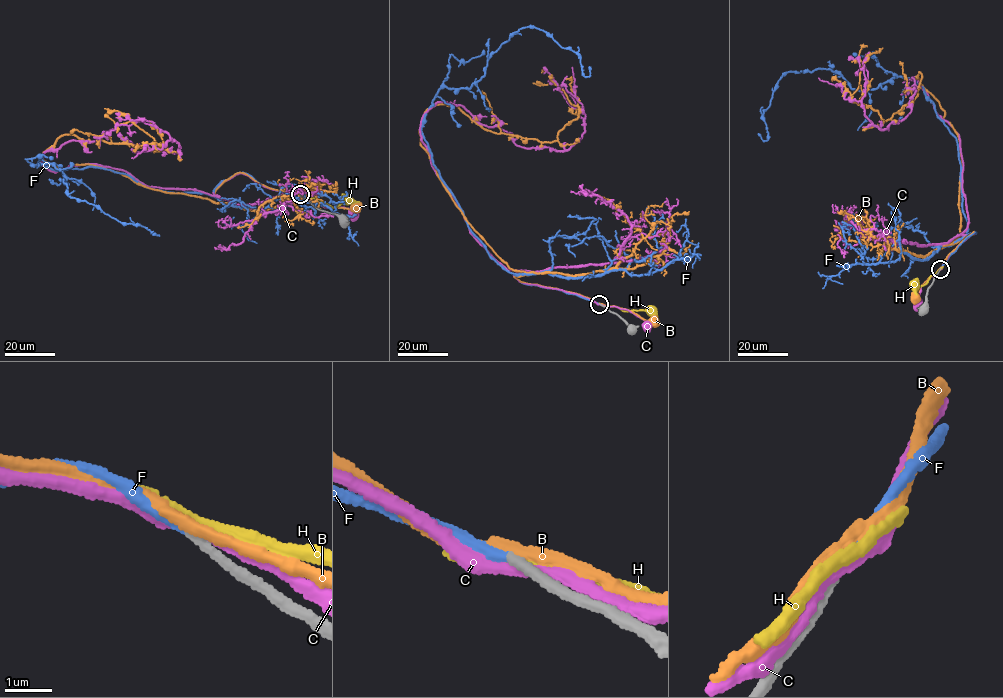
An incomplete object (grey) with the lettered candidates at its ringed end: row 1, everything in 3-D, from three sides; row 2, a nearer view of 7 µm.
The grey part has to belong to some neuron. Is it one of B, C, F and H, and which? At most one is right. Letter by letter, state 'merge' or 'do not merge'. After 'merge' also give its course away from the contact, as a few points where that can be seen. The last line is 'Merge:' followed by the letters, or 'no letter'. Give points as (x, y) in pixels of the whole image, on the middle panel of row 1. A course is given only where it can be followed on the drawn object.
B: do not merge
C: do not merge
F: merge; course (600, 304), (492, 259), (421, 129), (437, 91), (471, 86), (524, 27), (590, 66)
H: do not merge
Merge: F

